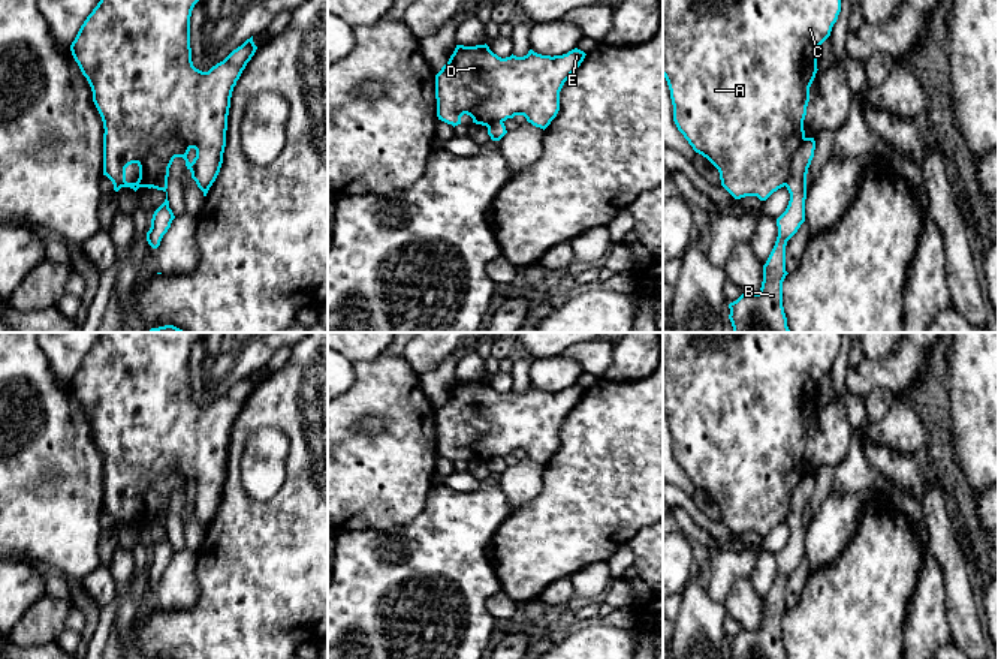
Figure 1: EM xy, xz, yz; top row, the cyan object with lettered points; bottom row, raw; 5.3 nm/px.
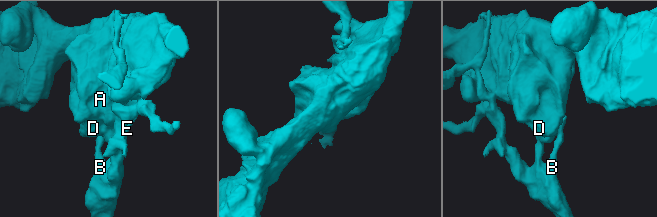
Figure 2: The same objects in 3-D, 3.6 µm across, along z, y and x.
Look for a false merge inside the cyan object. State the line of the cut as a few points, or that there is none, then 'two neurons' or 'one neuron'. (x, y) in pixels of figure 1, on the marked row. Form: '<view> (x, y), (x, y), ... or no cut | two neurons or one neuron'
yz (805, 138), (793, 155), (790, 174), (784, 184) | two neurons

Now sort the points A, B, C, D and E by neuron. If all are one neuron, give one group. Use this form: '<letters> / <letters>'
A C D E / B

